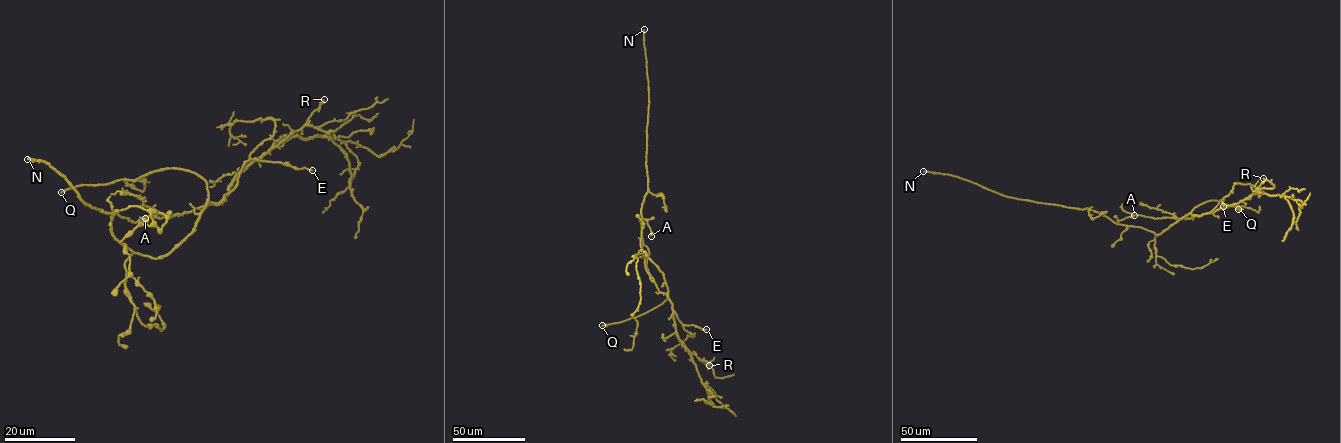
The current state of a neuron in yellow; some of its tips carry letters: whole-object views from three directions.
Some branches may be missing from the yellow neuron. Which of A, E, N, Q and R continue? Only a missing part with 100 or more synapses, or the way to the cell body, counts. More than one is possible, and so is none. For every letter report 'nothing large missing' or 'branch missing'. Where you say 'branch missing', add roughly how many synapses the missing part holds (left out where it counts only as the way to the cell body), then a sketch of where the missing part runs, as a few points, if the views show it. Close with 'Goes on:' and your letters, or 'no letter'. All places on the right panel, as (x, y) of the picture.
A: nothing large missing
E: nothing large missing
N: branch missing; about 100 synapses
Q: branch missing; missing branch runs (1238, 209), (1258, 237), (1269, 263), (1276, 270), (1287, 272), (1275, 269)
R: nothing large missing
Goes on: N, Q

